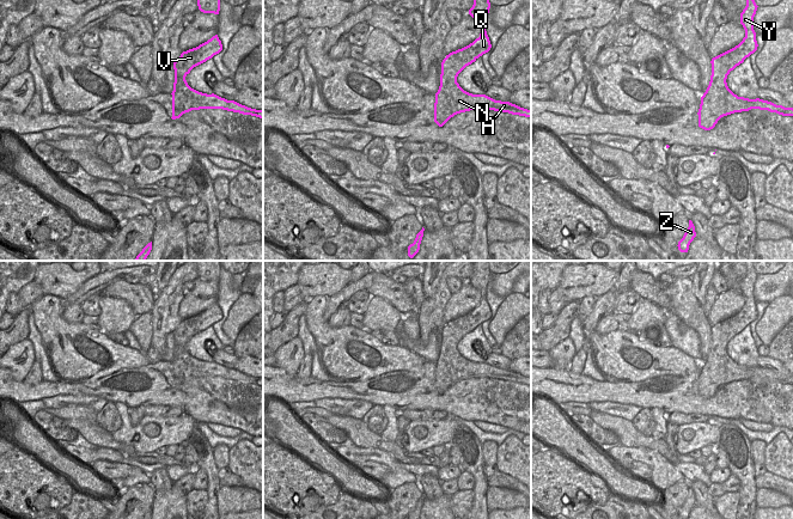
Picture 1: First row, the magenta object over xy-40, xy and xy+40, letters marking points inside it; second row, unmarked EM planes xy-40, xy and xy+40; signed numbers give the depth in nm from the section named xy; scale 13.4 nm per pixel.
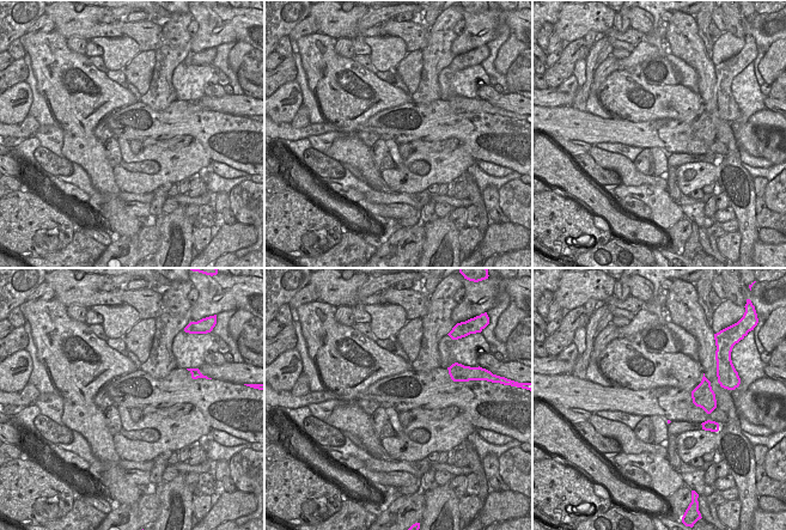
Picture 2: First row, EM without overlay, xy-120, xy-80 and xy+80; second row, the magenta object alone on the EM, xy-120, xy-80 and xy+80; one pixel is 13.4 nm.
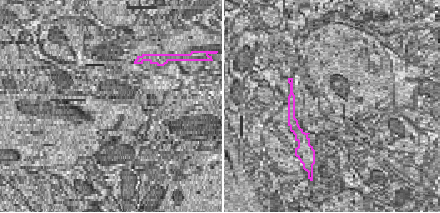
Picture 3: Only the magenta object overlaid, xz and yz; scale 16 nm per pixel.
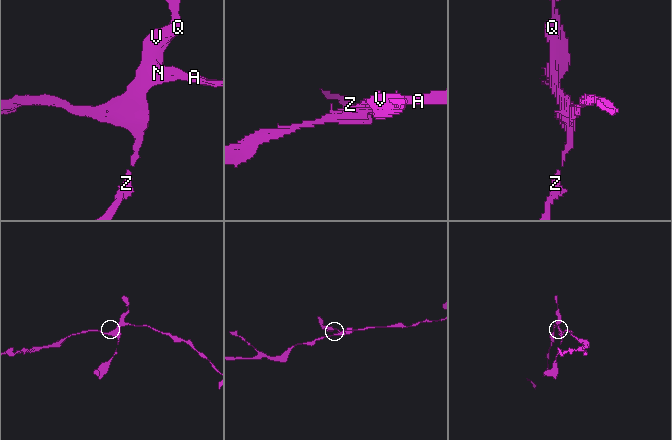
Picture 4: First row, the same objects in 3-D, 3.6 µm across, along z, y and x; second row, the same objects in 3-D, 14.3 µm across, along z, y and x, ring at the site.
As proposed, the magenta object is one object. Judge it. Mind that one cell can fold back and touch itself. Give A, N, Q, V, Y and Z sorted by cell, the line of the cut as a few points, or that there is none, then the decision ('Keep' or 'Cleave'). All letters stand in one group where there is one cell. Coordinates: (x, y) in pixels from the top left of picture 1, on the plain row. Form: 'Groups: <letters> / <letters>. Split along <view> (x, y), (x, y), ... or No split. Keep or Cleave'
Groups: A N Q V Y Z. No split. Keep.

